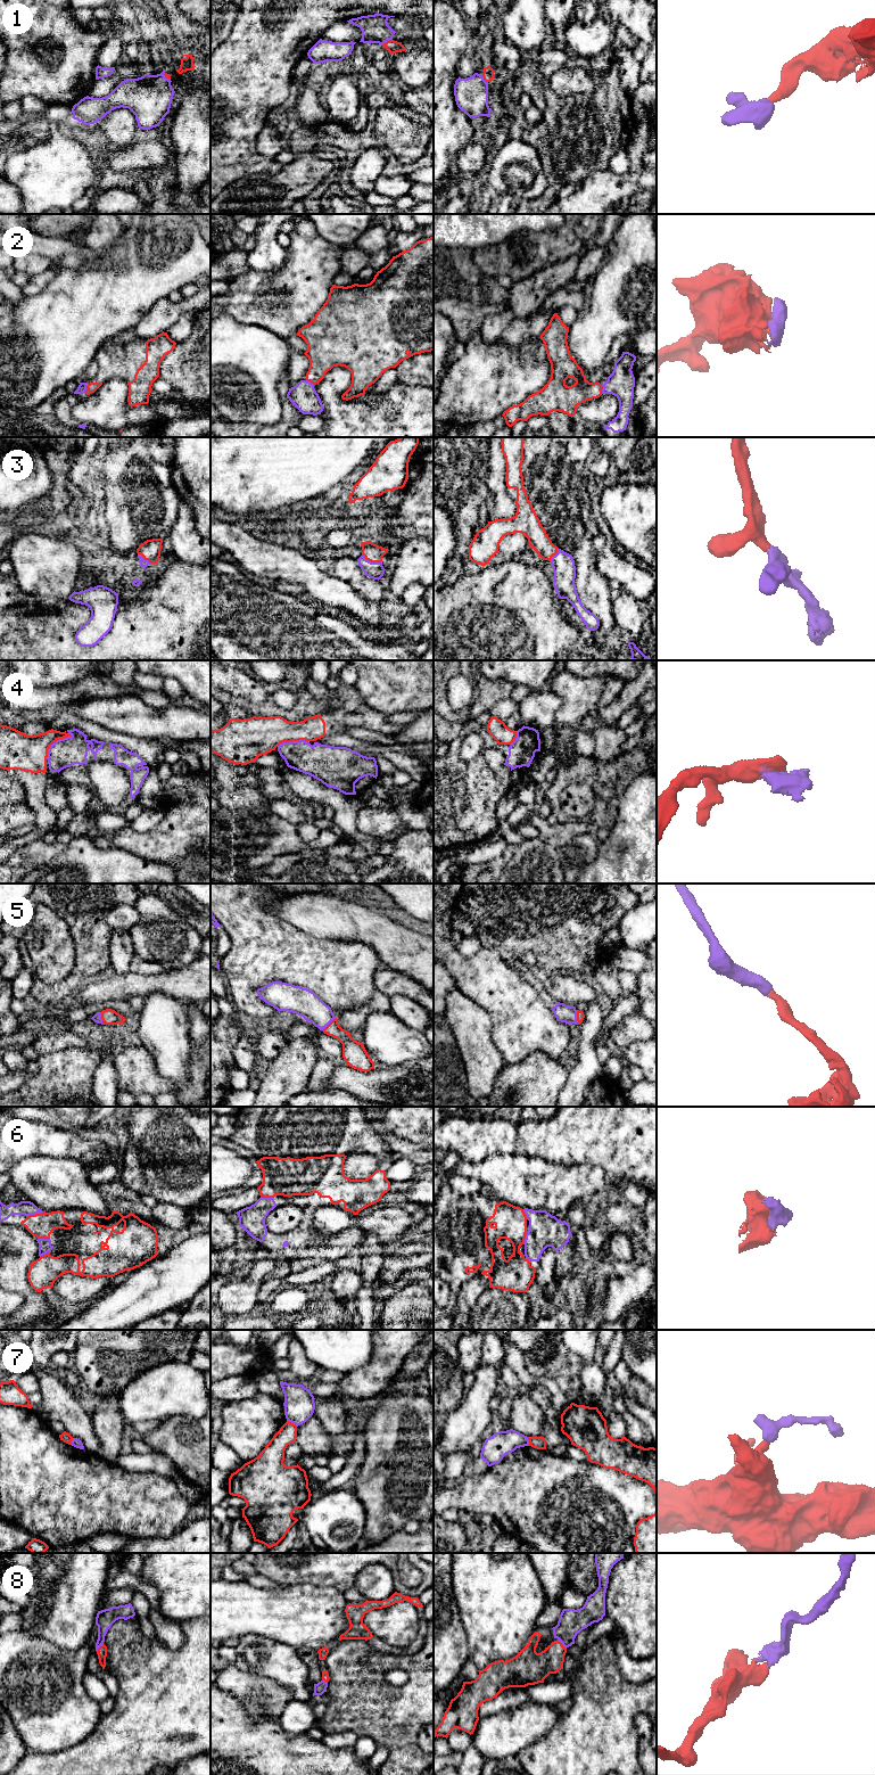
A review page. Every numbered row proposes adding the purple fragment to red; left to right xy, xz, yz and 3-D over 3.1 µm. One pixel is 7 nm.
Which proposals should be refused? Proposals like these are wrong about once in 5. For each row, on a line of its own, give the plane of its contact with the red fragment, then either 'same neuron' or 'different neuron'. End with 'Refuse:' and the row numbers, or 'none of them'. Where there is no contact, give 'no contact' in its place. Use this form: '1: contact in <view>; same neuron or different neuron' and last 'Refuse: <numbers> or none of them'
1: contact in xz; same neuron
2: contact in yz; same neuron
3: contact in xy; same neuron
4: contact in xy; different neuron
5: contact in yz; same neuron
6: contact in xy; same neuron
7: contact in xz; different neuron
8: contact in yz; same neuron
Refuse: 4, 7

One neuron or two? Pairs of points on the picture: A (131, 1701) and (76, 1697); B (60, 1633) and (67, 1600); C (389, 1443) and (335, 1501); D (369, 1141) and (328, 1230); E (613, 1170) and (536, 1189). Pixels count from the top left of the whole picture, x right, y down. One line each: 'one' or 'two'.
A: two
B: one
C: two
D: two
E: two

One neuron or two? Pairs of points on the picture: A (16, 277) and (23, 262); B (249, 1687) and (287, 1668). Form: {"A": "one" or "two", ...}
{"A": "two", "B": "two"}

